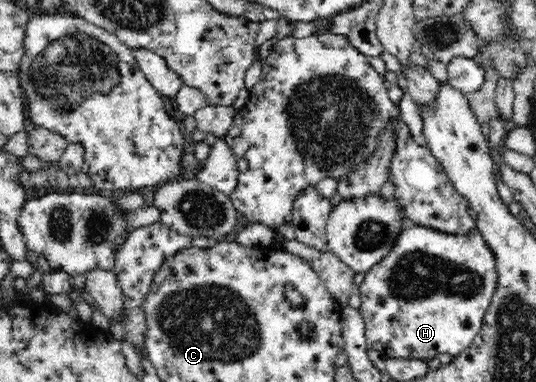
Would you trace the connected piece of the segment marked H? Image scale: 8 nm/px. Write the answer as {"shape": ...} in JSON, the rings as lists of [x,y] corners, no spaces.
{"shape":[[[414,225],[412,228],[401,227],[396,234],[396,240],[392,242],[392,248],[380,258],[380,262],[370,266],[364,274],[364,280],[360,286],[355,287],[359,290],[361,304],[358,309],[362,321],[364,321],[365,347],[381,352],[384,359],[416,359],[427,363],[437,358],[438,354],[450,354],[457,357],[462,354],[469,346],[472,346],[484,324],[484,317],[490,308],[492,299],[495,296],[499,270],[495,252],[491,249],[487,239],[484,238],[482,231],[476,226],[472,230],[462,232],[462,234],[448,234],[447,231],[436,230],[430,226]]]}

